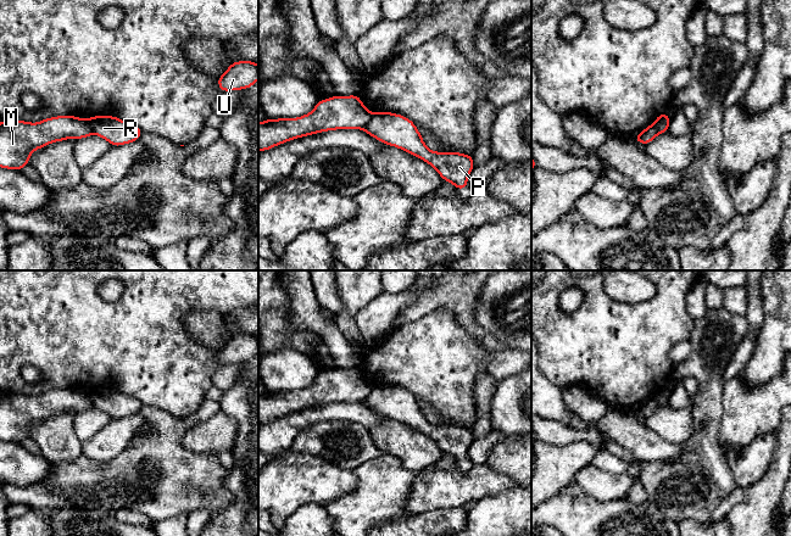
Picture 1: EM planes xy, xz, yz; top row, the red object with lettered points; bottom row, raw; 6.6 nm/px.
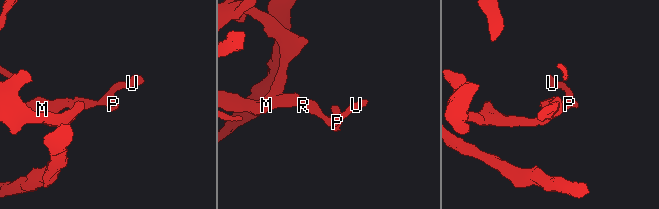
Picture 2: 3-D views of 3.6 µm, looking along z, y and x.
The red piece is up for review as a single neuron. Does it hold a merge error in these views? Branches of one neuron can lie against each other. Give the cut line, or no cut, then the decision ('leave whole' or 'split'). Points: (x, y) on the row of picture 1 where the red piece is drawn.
xz (374, 113), (362, 129) | split

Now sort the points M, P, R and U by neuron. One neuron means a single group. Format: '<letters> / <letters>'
M / P R U

